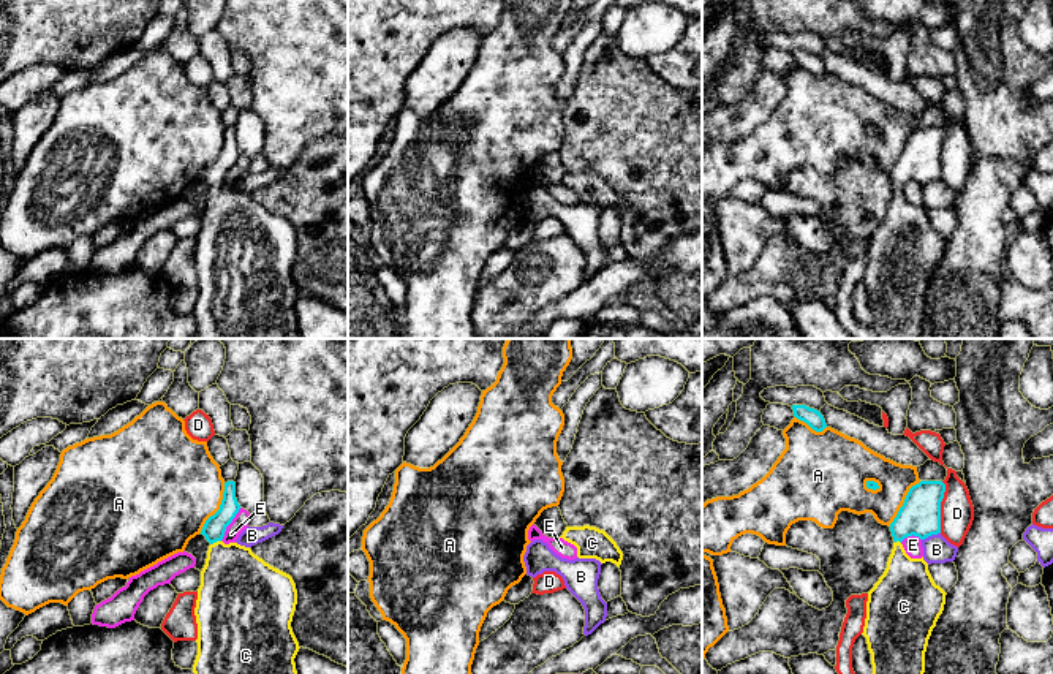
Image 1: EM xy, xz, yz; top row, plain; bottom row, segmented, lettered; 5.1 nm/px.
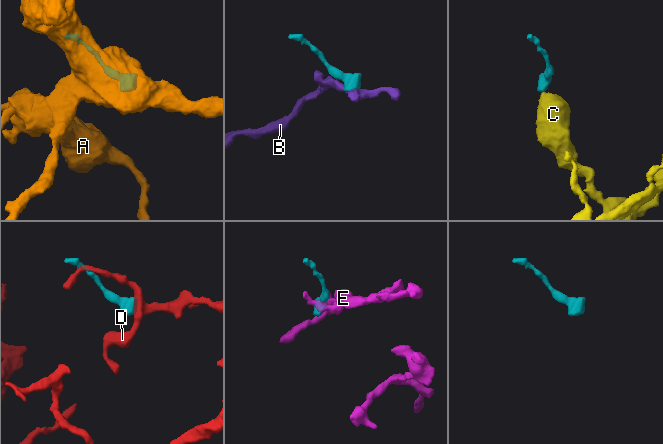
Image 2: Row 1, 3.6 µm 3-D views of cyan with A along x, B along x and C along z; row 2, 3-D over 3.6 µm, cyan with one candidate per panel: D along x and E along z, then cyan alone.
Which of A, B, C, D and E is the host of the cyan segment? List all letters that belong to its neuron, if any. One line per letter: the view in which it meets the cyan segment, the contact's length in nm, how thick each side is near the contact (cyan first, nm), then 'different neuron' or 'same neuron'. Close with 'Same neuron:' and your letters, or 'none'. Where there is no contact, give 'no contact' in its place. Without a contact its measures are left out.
A: contact in xy; length 280 nm; calibres 120 and 460 nm; different neuron
B: contact in yz; length 100 nm; calibres 200 and 140 nm; different neuron
C: contact in xy; length 60 nm; calibres 120 and 360 nm; same neuron
D: contact in yz; length 260 nm; calibres 200 and 180 nm; different neuron
E: contact in xy; length 200 nm; calibres 120 and 80 nm; different neuron
Same neuron: C

